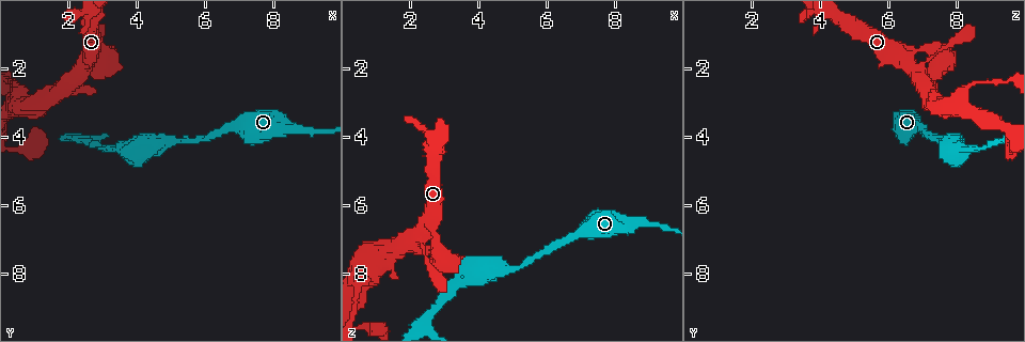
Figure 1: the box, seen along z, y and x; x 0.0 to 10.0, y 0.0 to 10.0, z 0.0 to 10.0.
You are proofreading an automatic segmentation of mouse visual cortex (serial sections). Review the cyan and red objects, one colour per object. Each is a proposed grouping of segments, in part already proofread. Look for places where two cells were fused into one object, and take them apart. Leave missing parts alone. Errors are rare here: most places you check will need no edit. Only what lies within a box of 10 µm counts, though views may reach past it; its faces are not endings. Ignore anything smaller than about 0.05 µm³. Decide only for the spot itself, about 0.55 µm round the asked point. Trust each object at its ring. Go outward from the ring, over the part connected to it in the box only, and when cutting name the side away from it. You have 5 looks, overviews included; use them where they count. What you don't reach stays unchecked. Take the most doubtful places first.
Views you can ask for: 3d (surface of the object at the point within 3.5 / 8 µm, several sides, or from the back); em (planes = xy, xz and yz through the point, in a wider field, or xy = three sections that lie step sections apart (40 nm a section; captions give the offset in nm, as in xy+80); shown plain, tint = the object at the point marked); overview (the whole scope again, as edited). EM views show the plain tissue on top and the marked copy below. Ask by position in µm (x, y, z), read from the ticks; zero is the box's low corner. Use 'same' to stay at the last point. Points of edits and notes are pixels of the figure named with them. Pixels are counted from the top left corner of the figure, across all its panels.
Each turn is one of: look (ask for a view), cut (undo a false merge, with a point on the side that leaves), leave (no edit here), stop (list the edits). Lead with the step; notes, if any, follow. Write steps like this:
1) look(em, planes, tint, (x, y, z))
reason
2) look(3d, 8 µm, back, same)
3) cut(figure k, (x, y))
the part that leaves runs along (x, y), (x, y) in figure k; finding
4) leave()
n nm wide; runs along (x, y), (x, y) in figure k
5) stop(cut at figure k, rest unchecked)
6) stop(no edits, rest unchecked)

look(3d, 3.5 µm, (2.55, 4.15, 9.25))

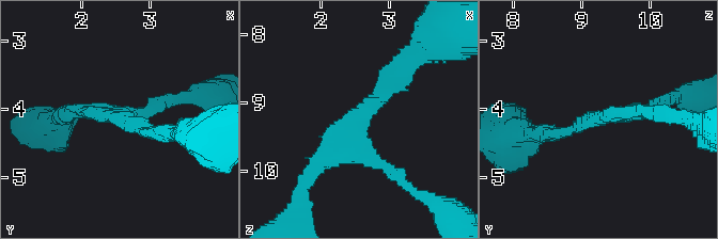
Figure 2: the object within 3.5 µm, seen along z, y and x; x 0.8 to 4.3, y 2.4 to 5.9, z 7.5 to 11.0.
look(em, planes, tint, (2.60, 4.20, 9.20))

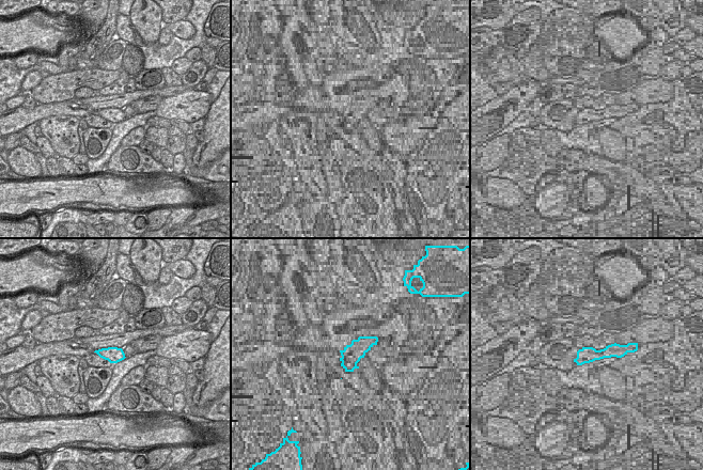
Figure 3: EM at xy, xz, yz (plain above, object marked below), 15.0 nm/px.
leave()
arms of 200, 200, 250 nm; runs along (406, 65), (314, 166) in figure 2; all the same cell

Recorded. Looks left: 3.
look(3d, 3.5 µm, (2.80, 1.45, 7.35))
a fork

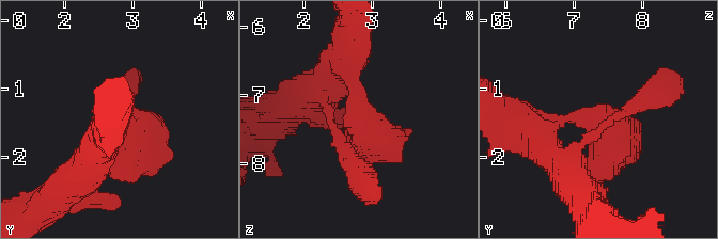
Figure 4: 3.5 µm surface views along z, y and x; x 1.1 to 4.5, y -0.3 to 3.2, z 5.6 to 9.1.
look(em, xy, step 1, tint, (2.80, 1.50, 7.35))

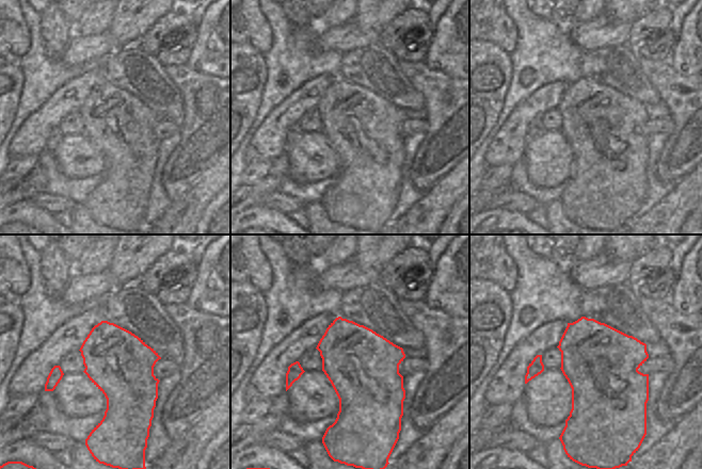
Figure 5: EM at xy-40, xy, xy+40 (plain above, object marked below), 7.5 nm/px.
leave()
runs along (537, 140), (587, 173) in figure 4; one cell here

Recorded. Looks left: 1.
stop(no edits, rest unchecked)

